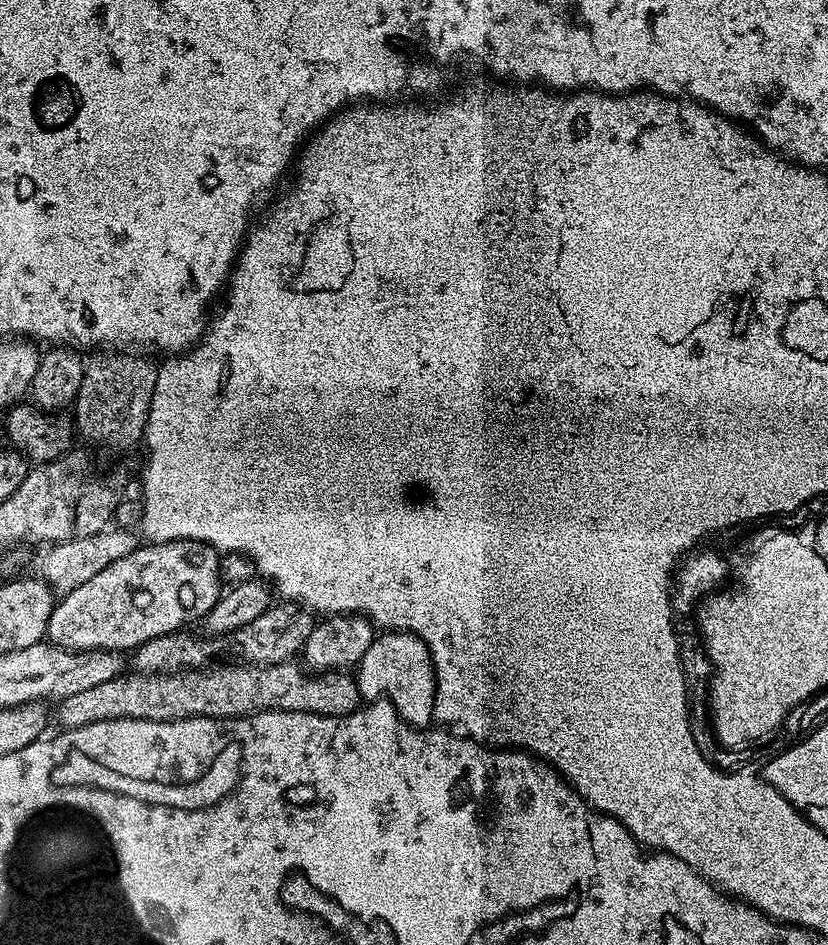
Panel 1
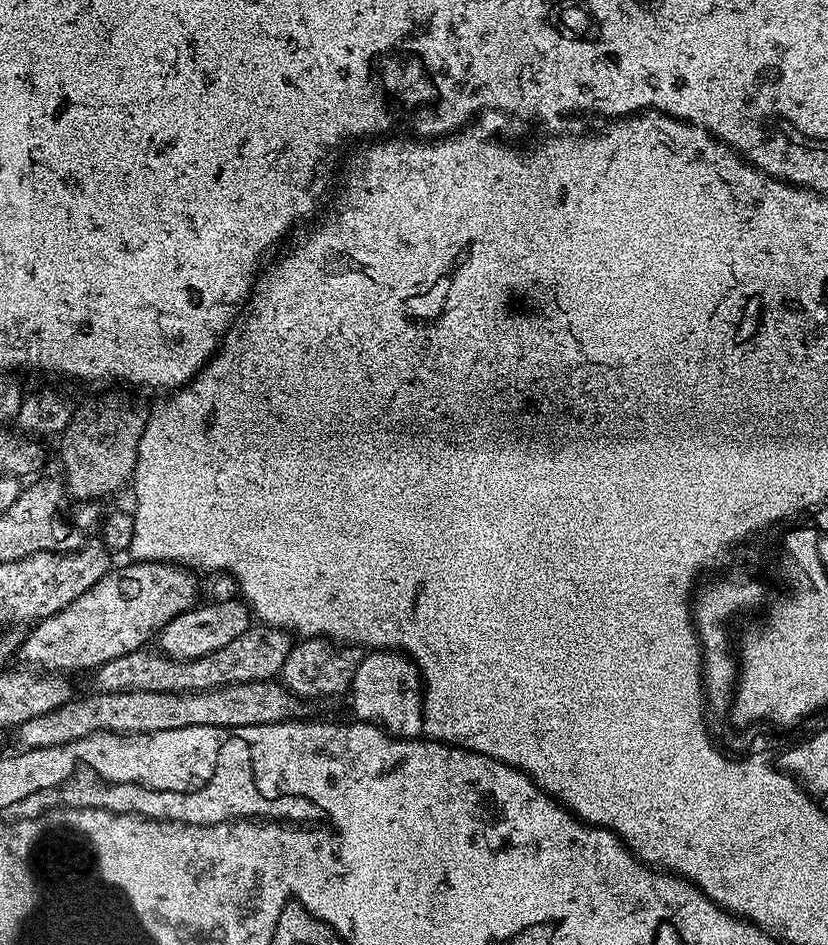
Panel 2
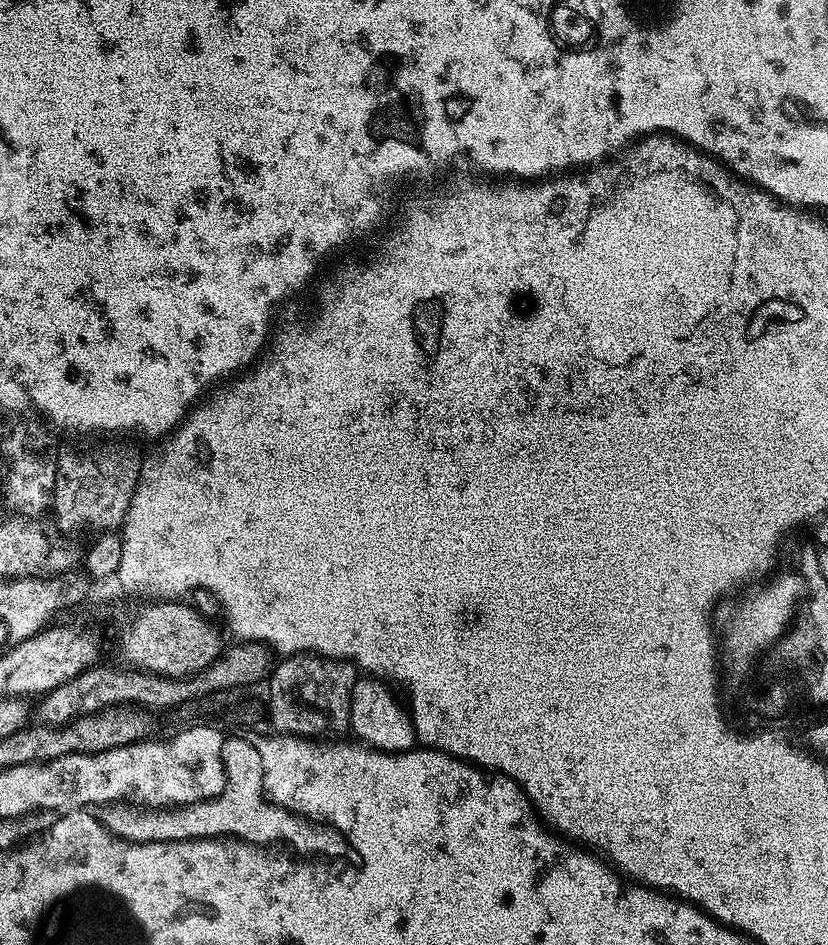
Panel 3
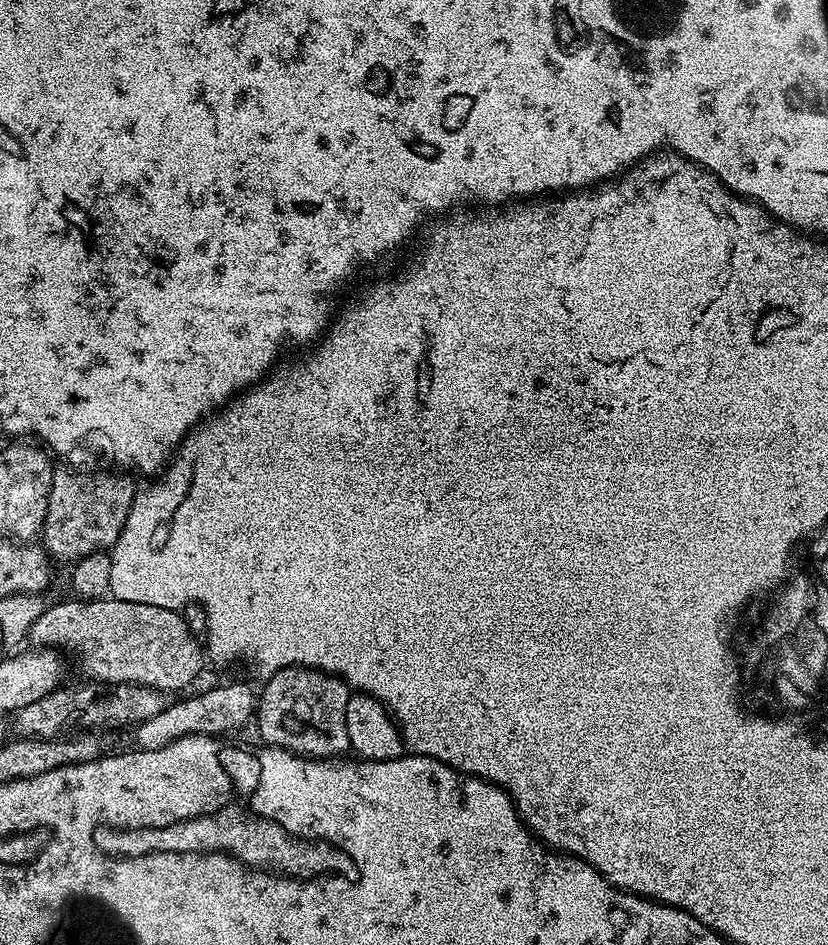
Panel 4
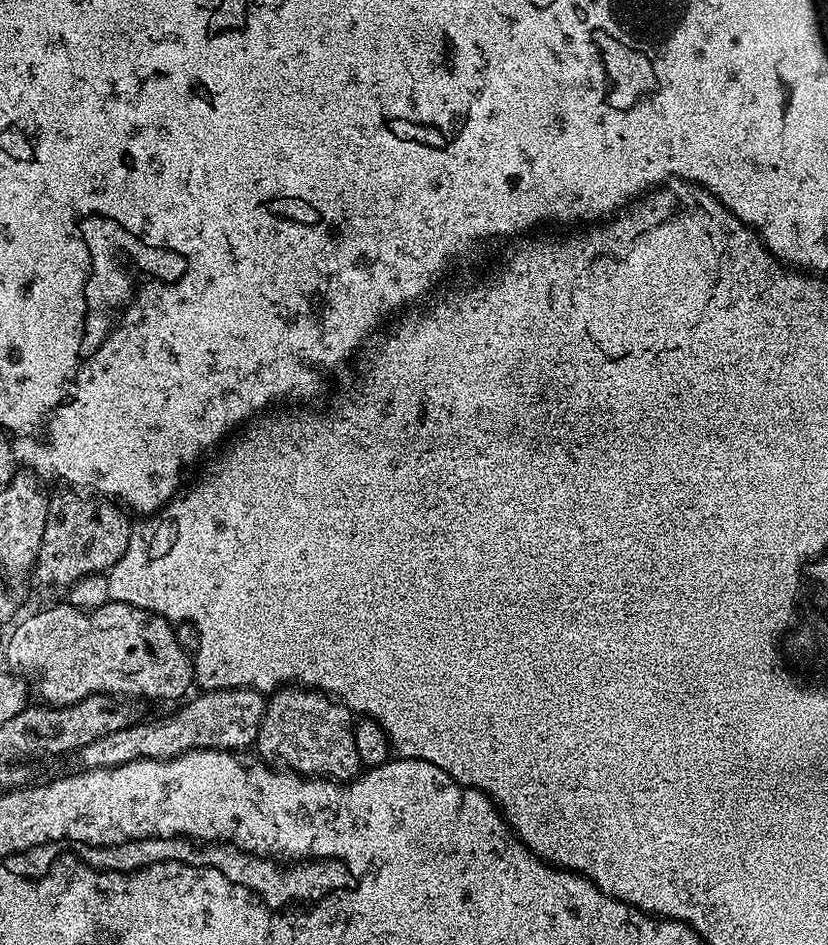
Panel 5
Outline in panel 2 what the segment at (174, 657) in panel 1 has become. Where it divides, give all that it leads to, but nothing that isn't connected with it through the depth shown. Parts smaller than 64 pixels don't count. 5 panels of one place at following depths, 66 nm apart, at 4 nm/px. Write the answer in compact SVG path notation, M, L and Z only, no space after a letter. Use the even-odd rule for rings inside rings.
M251 626L234 642L193 660L176 660L160 650L148 652L149 649L143 647L130 654L122 654L122 658L114 658L95 669L94 688L96 692L206 692L209 688L223 688L226 684L271 680L279 677L293 643L293 637L283 628Z

